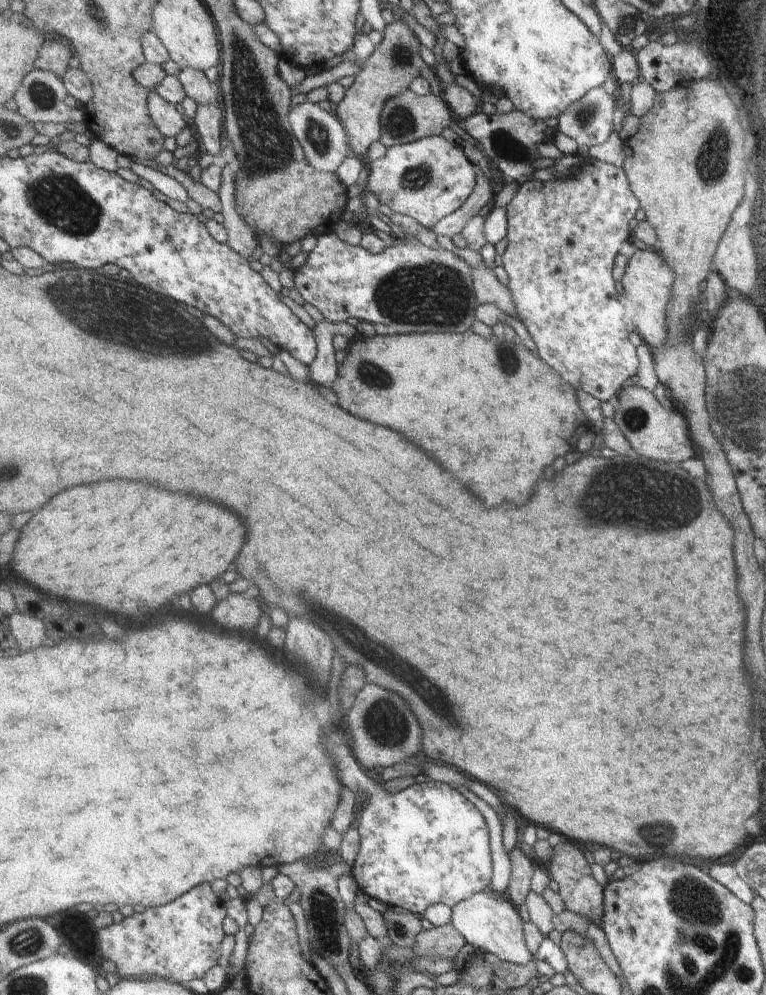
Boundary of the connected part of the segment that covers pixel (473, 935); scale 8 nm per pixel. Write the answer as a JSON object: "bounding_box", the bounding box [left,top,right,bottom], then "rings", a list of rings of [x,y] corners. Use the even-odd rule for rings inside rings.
{"bounding_box":[452,891,536,965],"rings":[[[484,891],[470,900],[461,902],[455,906],[452,923],[465,935],[468,942],[474,947],[488,953],[494,953],[502,960],[510,961],[519,965],[529,965],[535,962],[536,956],[529,949],[525,922],[520,916],[518,907],[508,897],[502,897],[496,892]]]}

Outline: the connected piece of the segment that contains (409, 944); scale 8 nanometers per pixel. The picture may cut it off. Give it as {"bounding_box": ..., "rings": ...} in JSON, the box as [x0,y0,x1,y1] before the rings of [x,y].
{"bounding_box":[385,909,424,949],"rings":[[[390,909],[385,917],[390,926],[389,936],[394,944],[403,949],[415,947],[418,935],[424,930],[422,916],[410,911],[394,913]]]}

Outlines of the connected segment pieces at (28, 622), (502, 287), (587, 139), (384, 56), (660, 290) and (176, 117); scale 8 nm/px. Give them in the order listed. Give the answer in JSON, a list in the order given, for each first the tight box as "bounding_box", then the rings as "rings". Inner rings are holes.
[{"bounding_box":[9,611,56,653],"rings":[[[18,611],[9,618],[9,622],[21,644],[22,653],[56,644],[48,637],[48,628],[41,618]]]},{"bounding_box":[473,268,519,318],"rings":[[[473,268],[475,289],[479,304],[493,304],[499,306],[504,312],[519,318],[518,305],[512,289],[504,284],[494,270],[486,268]]]},{"bounding_box":[558,87,616,149],"rings":[[[596,87],[558,118],[559,130],[591,149],[614,133],[614,112],[616,100],[605,87]]]},{"bounding_box":[337,19,445,158],"rings":[[[402,19],[393,22],[385,30],[383,42],[364,63],[363,69],[356,74],[356,77],[353,85],[347,89],[344,102],[339,104],[337,114],[348,129],[354,154],[363,158],[373,148],[375,142],[382,140],[382,115],[387,102],[410,89],[418,77],[427,78],[432,83],[434,94],[439,97],[444,97],[445,94],[445,86],[434,66],[429,66],[422,58],[420,38]]]},{"bounding_box":[621,248,677,349],"rings":[[[652,248],[640,249],[629,259],[628,268],[621,280],[625,288],[624,294],[638,294],[640,298],[644,298],[644,306],[640,306],[640,318],[636,318],[640,333],[636,334],[642,334],[646,338],[643,342],[648,342],[653,349],[663,347],[669,340],[669,304],[673,300],[676,281],[677,274],[666,257]]]},{"bounding_box":[149,91,188,138],"rings":[[[151,91],[149,103],[153,119],[166,137],[176,138],[186,130],[188,120],[182,116],[175,104],[168,102],[158,91]]]}]

